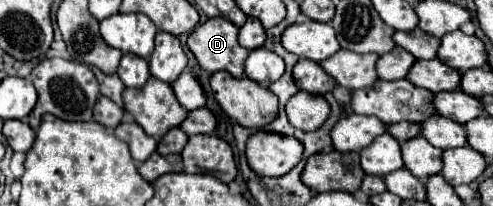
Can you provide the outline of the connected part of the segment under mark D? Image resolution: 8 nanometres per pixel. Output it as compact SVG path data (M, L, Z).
M222 17L208 19L188 37L188 49L208 73L228 71L232 77L244 77L248 51L238 43L238 27Z

